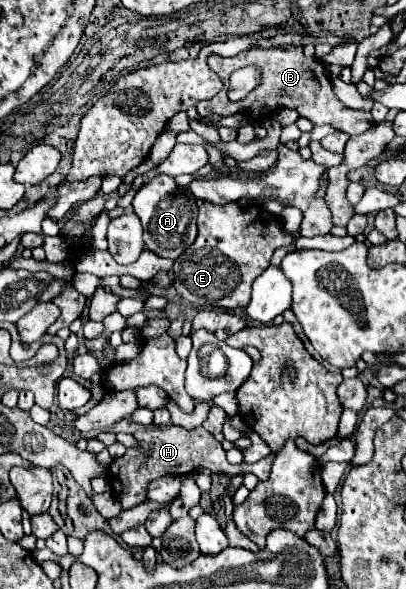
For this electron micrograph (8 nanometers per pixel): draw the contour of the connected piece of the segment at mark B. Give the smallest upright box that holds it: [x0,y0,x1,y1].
[197,45,375,135]

